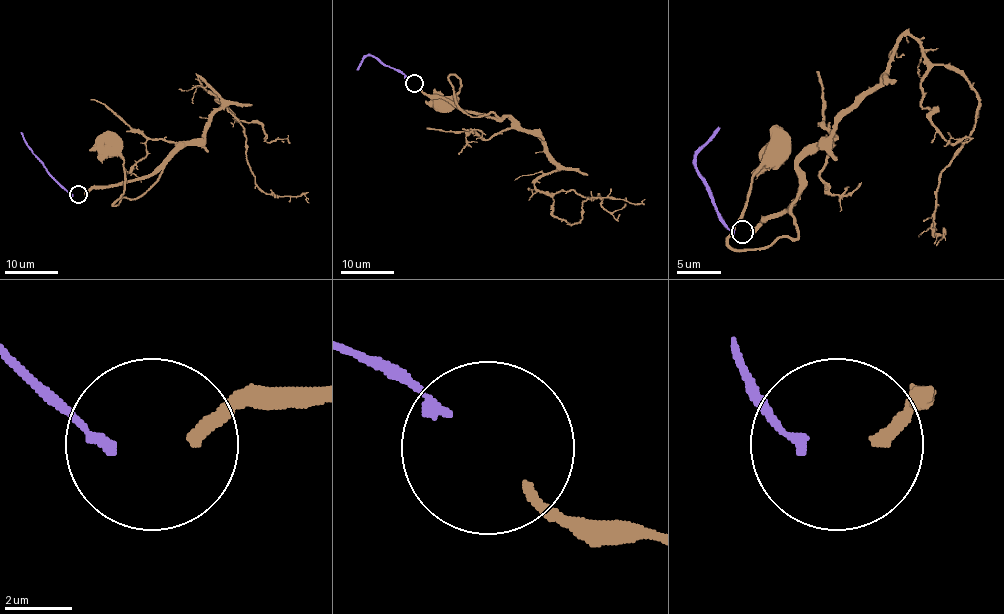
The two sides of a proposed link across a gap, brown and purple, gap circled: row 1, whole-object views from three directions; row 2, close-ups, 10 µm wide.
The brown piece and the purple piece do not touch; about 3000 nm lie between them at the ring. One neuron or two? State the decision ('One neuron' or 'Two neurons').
Two neurons

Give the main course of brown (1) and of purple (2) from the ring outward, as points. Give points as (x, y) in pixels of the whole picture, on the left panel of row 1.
1: (84, 193), (160, 176), (140, 196), (112, 204), (124, 189), (124, 160), (108, 145)
2: (72, 194), (46, 168), (21, 132)

